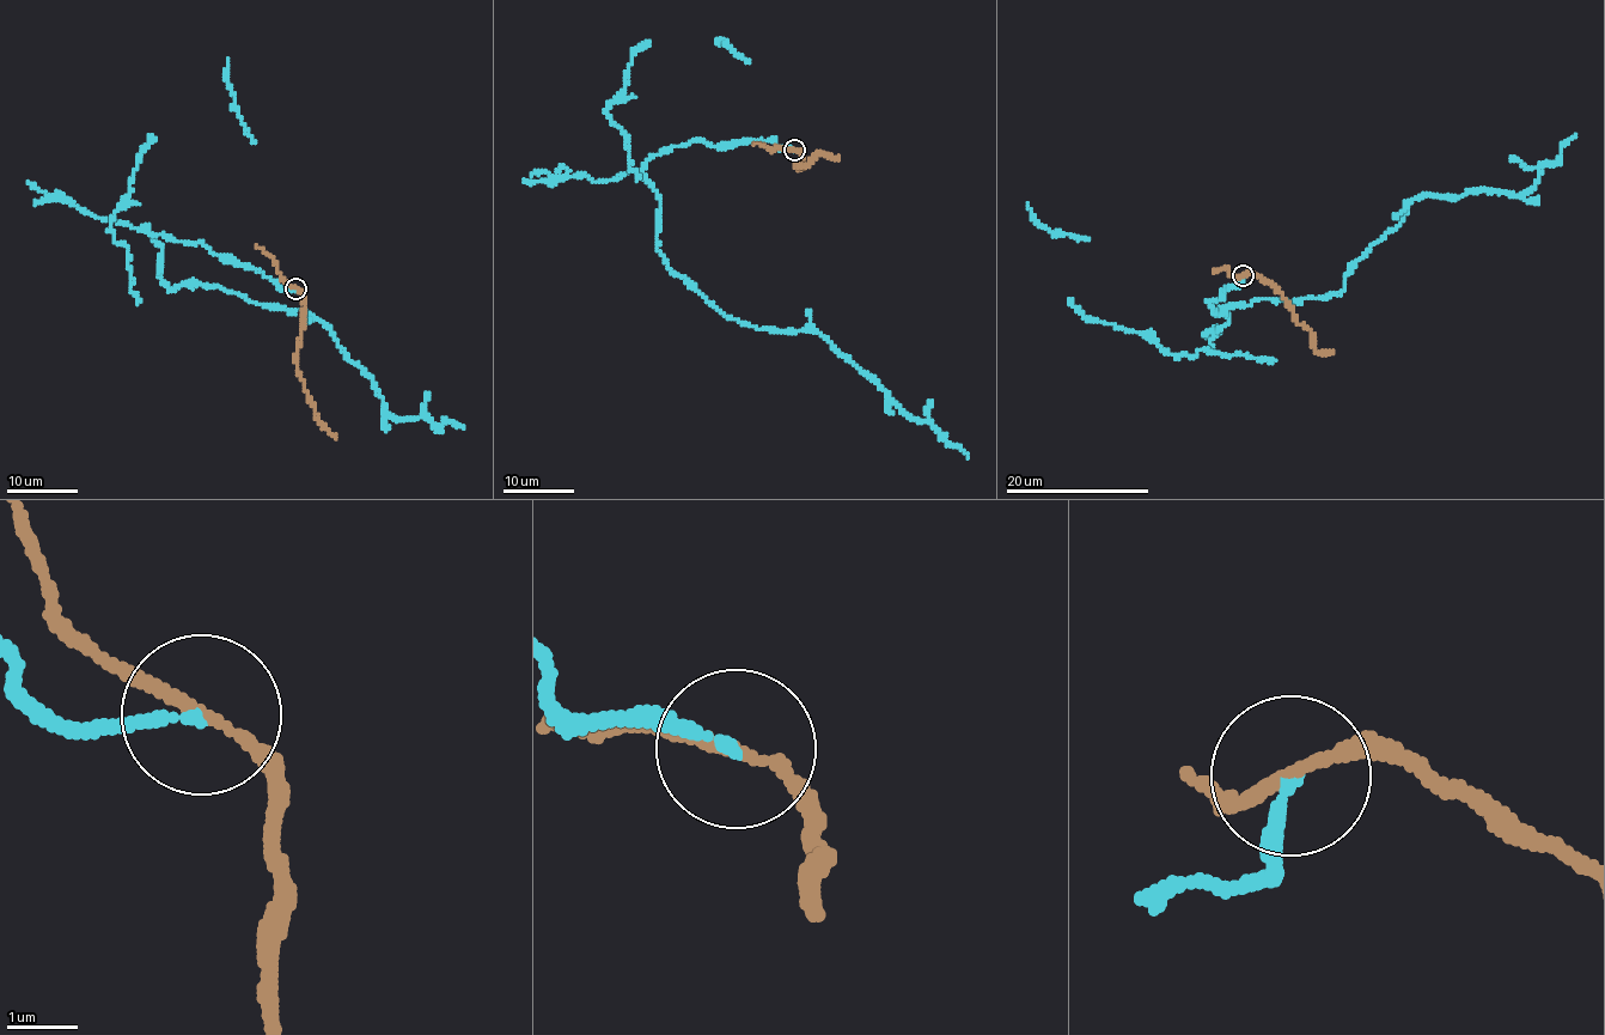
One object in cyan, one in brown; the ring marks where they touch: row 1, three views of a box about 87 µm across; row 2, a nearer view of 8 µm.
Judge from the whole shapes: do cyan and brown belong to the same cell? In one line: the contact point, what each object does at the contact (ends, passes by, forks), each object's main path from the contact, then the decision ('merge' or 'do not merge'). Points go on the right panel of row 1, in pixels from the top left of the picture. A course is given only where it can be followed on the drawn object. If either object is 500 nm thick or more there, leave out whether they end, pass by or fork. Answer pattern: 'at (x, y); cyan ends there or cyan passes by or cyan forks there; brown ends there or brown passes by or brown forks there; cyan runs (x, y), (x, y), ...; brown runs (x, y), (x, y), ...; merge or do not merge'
at (1243, 275); cyan ends there; brown passes by; cyan runs (1242, 275), (1210, 300), (1213, 314), (1340, 292), (1407, 201), (1519, 195), (1576, 134); brown runs (1242, 275), (1250, 273), (1264, 278), (1277, 290), (1299, 324), (1312, 333), (1316, 352), (1332, 353); do not merge

